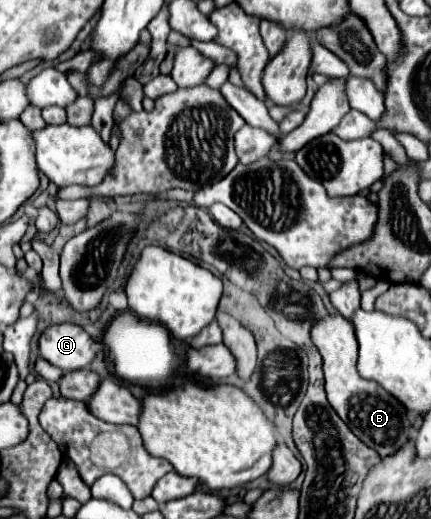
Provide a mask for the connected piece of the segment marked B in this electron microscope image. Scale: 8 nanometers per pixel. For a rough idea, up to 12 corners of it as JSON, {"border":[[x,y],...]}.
{"border":[[342,315],[312,327],[326,395],[352,433],[386,457],[412,431],[404,405],[356,371]]}

